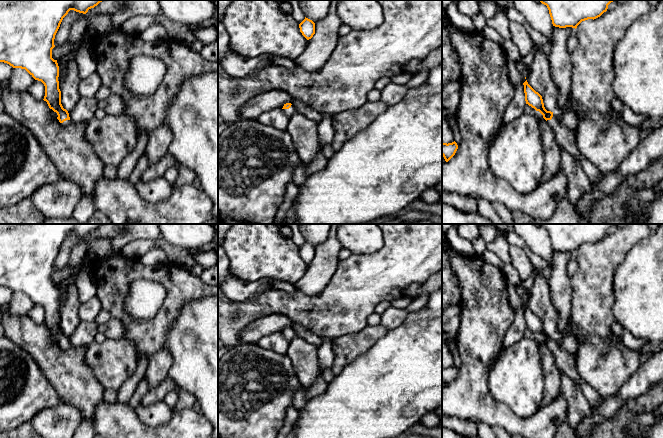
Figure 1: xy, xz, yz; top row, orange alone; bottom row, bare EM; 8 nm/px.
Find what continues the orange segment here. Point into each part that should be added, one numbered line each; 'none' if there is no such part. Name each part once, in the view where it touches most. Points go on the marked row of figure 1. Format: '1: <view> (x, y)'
1: xz (289, 112)

